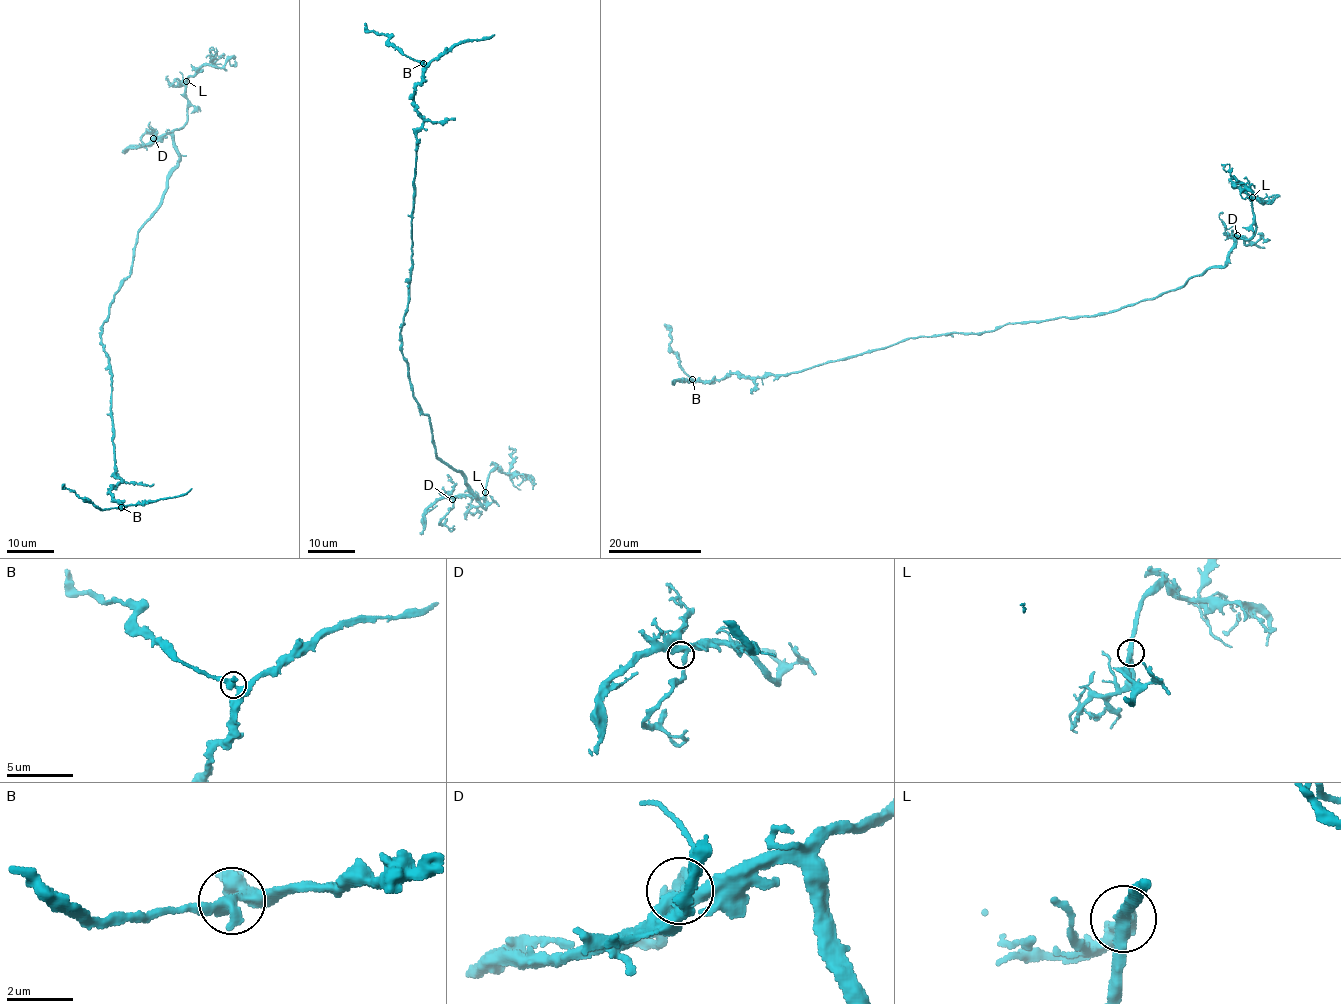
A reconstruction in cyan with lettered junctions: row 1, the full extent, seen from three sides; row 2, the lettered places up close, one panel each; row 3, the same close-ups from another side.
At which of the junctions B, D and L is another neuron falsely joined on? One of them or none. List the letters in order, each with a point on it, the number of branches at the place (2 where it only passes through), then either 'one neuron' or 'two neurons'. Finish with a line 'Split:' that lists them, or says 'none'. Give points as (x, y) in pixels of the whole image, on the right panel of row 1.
B: (692, 379) | 3 | one neuron
D: (1237, 235) | 3 | one neuron
L: (1252, 197) | 3 | one neuron
Split: none

